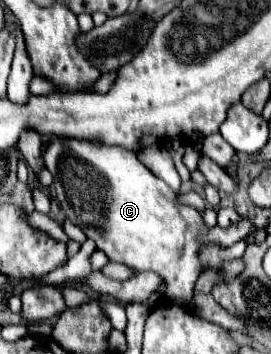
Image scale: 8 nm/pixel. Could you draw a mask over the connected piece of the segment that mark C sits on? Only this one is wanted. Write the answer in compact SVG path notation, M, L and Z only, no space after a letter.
M52 137L46 151L44 151L44 165L54 177L54 191L56 199L66 213L66 217L78 225L90 239L96 241L96 247L108 255L110 261L124 263L134 267L136 271L156 271L162 275L166 283L166 297L172 299L172 303L188 305L192 299L194 283L202 271L202 265L198 261L198 251L206 243L220 243L224 247L230 247L236 241L246 239L254 231L254 223L250 217L240 217L234 225L220 229L204 229L202 215L186 205L176 203L176 193L158 177L154 177L148 167L140 163L134 151L128 151L120 145L100 145L90 141L76 141L66 137Z

